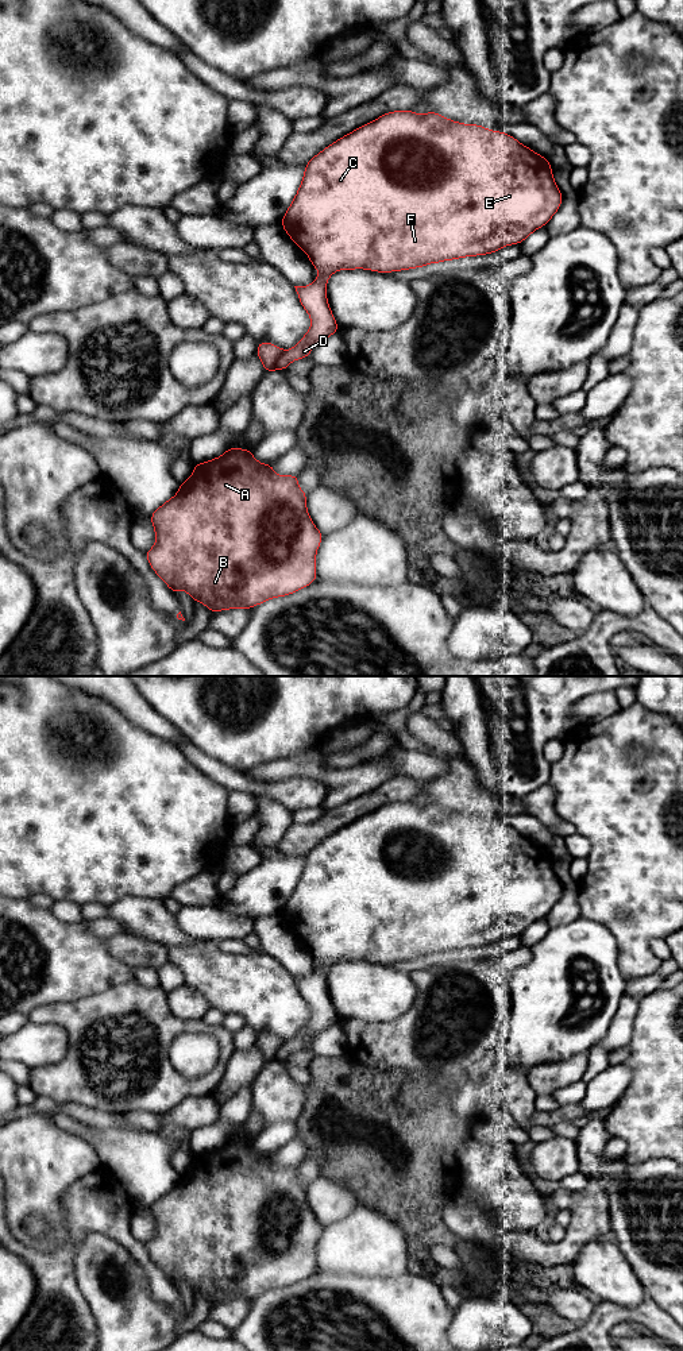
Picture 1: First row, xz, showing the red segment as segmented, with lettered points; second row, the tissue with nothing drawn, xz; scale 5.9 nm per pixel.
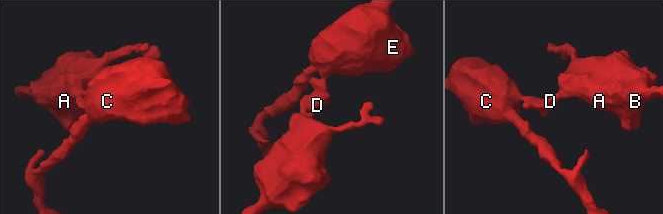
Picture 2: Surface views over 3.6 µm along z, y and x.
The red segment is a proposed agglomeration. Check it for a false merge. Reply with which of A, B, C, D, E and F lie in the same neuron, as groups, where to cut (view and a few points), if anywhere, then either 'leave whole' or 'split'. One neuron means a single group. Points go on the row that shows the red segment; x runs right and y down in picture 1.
groups A B / C D E F; cut xz (284, 351), (277, 361), (276, 369); split

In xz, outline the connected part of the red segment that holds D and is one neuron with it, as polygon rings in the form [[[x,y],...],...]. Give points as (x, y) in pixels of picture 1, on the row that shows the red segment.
[[[413,109],[391,111],[381,115],[378,119],[360,126],[336,142],[327,146],[305,165],[305,171],[300,189],[296,193],[290,206],[281,220],[281,225],[289,238],[308,255],[313,269],[320,271],[319,277],[308,286],[294,286],[297,297],[312,320],[312,325],[302,336],[301,341],[293,348],[282,352],[277,360],[277,370],[285,370],[297,359],[309,358],[312,348],[324,339],[335,335],[339,325],[332,314],[327,298],[328,278],[339,270],[371,270],[377,273],[393,273],[424,267],[429,263],[455,260],[458,258],[478,256],[493,254],[510,244],[521,244],[536,229],[547,225],[552,216],[559,211],[563,201],[563,193],[557,188],[552,167],[548,159],[520,143],[516,138],[502,131],[491,131],[479,124],[463,124],[447,119],[433,111],[425,115],[417,115]]]

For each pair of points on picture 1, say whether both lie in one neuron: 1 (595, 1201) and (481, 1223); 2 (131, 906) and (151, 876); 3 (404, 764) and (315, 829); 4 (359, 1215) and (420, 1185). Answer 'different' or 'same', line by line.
1: same
2: different
3: different
4: different

